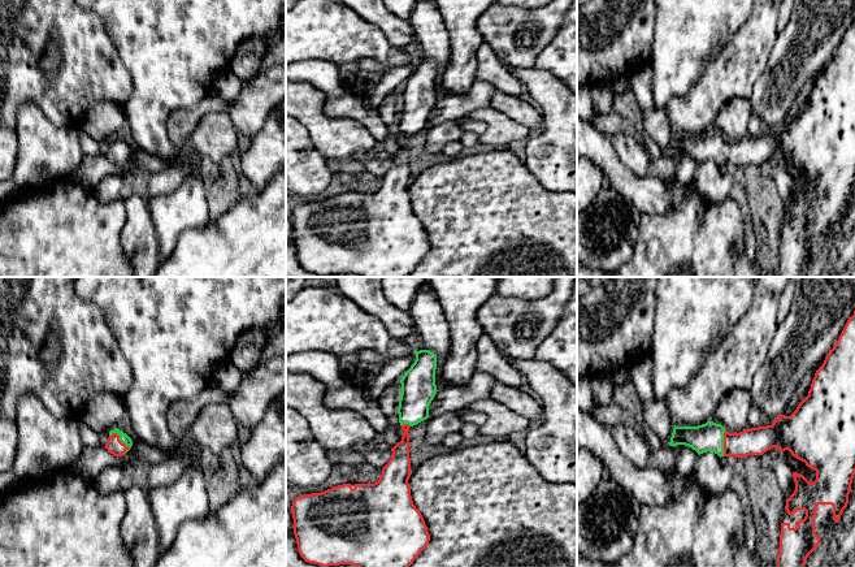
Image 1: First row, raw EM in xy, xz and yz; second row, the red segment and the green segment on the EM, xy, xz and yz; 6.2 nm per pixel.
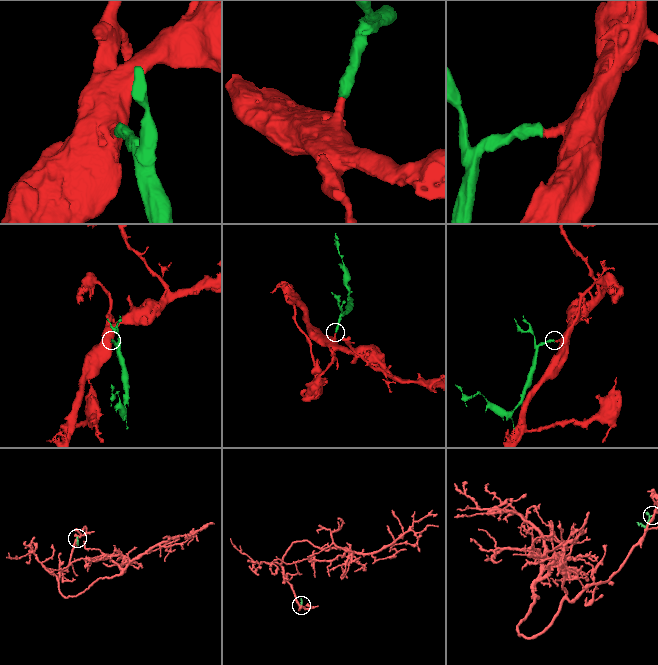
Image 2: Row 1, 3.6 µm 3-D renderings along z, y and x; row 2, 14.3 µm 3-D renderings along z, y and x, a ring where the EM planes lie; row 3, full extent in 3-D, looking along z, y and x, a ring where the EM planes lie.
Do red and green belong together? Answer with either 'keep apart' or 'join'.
join

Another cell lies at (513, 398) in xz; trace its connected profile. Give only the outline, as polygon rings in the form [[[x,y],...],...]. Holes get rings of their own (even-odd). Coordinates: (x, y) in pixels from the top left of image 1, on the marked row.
[[[495,382],[491,388],[491,398],[529,421],[543,419],[542,404],[518,388],[509,388]]]

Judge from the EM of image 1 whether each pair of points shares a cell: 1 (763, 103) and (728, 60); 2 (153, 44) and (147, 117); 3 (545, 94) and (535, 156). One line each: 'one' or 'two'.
1: two
2: one
3: one

